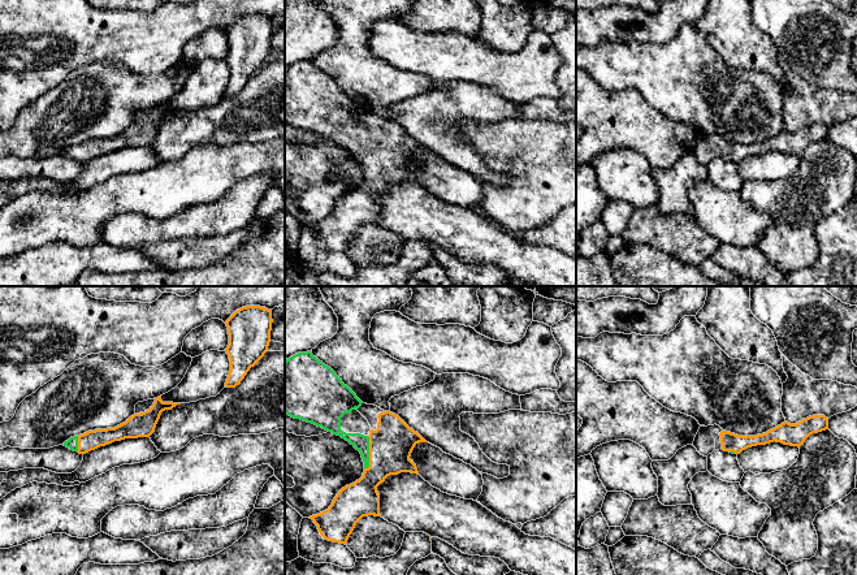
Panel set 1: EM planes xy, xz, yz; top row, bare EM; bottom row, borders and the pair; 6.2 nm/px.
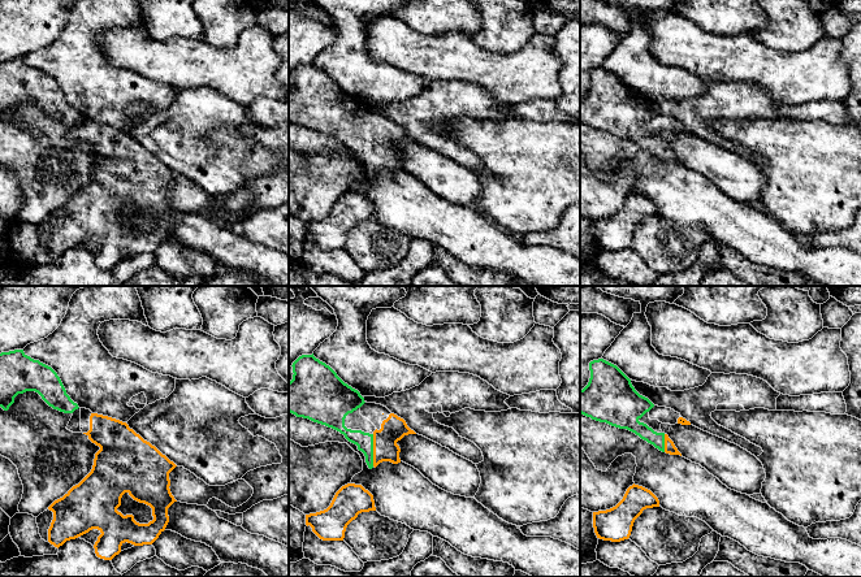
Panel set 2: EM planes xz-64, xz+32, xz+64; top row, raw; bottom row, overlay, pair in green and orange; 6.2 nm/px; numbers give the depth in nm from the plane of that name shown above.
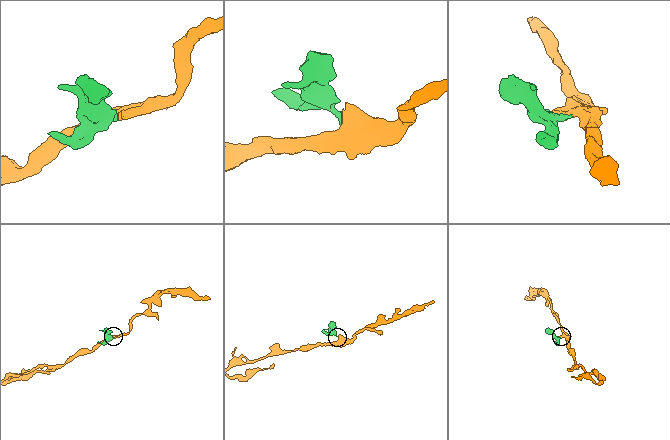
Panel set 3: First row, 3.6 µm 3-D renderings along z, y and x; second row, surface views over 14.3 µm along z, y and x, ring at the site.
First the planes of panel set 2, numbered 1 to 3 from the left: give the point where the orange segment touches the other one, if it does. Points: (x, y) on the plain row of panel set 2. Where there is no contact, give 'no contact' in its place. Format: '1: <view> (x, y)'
1: no contact
2: xz+32 (372, 159)
3: xz+64 (663, 152)

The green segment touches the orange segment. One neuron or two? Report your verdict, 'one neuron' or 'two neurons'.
one neuron

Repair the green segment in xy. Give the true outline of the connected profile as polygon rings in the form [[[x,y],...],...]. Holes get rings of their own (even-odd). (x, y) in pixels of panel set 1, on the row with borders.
[[[160,395],[155,398],[155,402],[150,410],[140,414],[134,414],[125,423],[114,428],[88,431],[83,435],[70,437],[64,442],[64,446],[73,451],[78,451],[79,454],[86,454],[114,441],[150,437],[155,432],[161,412],[165,410],[172,410],[177,405],[181,403],[163,402]]]

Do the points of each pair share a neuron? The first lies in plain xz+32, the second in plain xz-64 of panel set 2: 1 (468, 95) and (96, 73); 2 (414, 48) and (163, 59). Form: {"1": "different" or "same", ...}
{"1": "different", "2": "same"}

